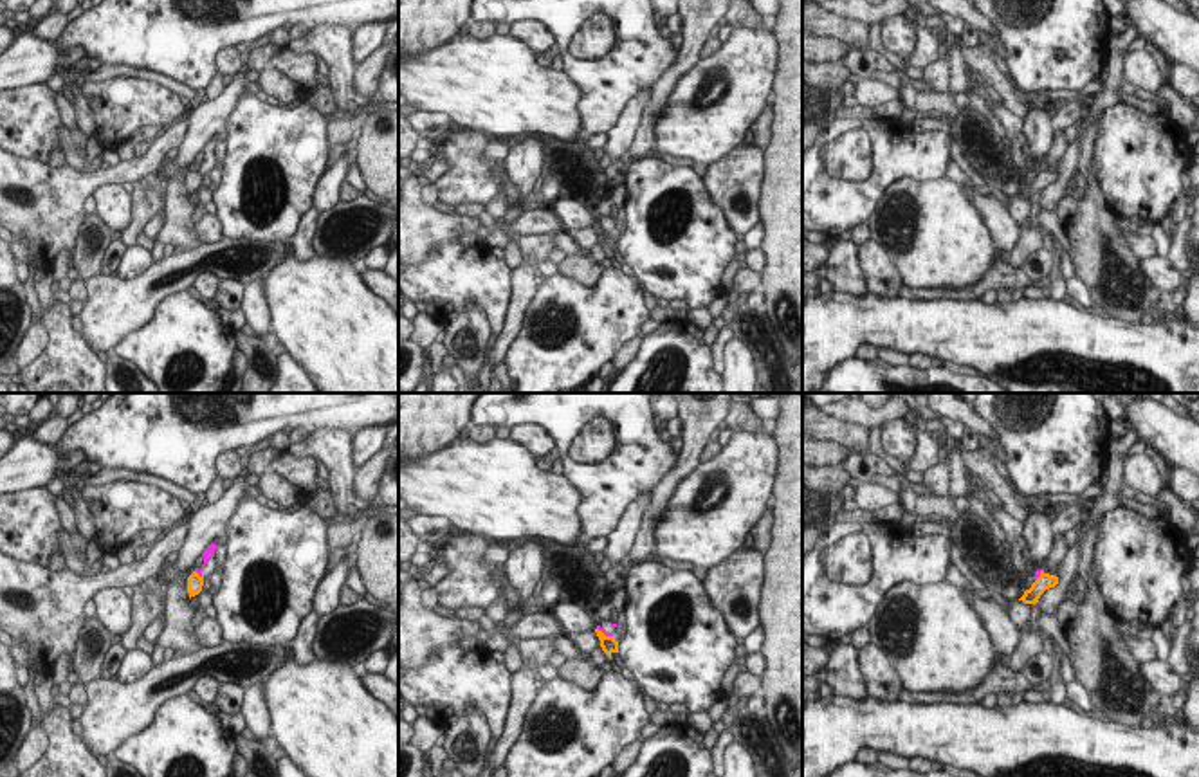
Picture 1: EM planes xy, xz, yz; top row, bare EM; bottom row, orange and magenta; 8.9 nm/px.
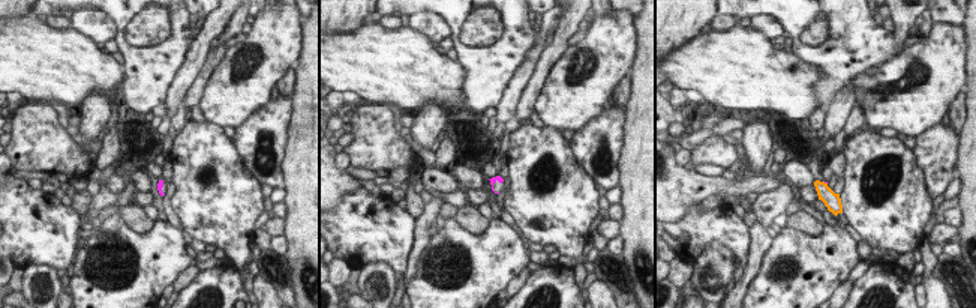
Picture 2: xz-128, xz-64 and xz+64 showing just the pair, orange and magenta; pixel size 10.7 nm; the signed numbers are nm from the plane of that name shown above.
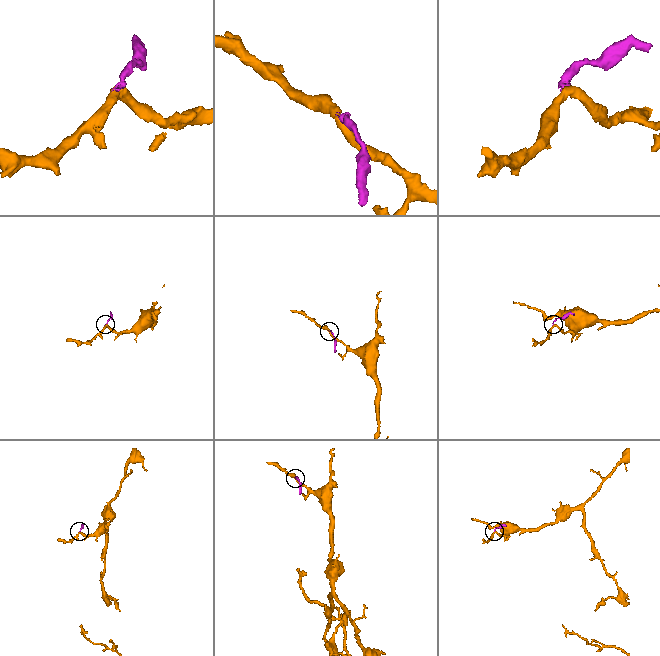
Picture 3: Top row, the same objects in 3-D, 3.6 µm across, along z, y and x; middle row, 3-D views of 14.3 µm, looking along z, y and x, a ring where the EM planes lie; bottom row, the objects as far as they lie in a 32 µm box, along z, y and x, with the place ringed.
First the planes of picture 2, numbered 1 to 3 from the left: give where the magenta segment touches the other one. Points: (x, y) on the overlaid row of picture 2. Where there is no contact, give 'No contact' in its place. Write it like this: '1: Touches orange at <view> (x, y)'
1: No contact
2: No contact
3: Touches orange at xz+64 (823, 182)

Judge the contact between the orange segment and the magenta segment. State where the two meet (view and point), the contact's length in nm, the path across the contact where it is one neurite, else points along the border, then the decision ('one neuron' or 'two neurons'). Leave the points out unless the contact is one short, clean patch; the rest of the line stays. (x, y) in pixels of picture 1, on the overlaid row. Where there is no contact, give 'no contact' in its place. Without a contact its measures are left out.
meets orange in xy at (197, 574); contact 100 nm long; border along xy (195, 570), (201, 577); two neurons

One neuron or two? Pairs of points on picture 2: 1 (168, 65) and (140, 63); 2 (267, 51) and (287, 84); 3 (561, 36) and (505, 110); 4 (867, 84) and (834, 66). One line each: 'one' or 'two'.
1: one
2: two
3: two
4: two

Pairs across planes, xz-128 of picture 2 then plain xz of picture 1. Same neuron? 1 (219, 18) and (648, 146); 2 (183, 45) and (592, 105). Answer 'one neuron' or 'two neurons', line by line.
1: two neurons
2: one neuron

